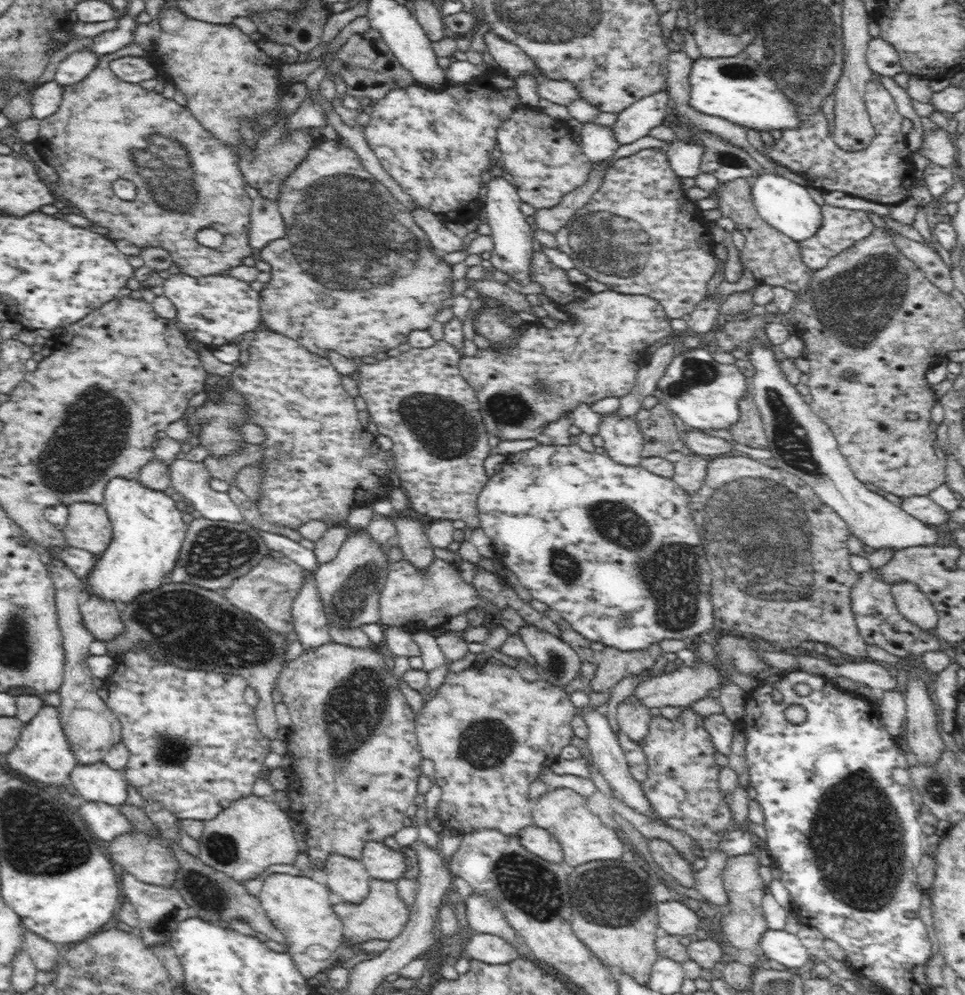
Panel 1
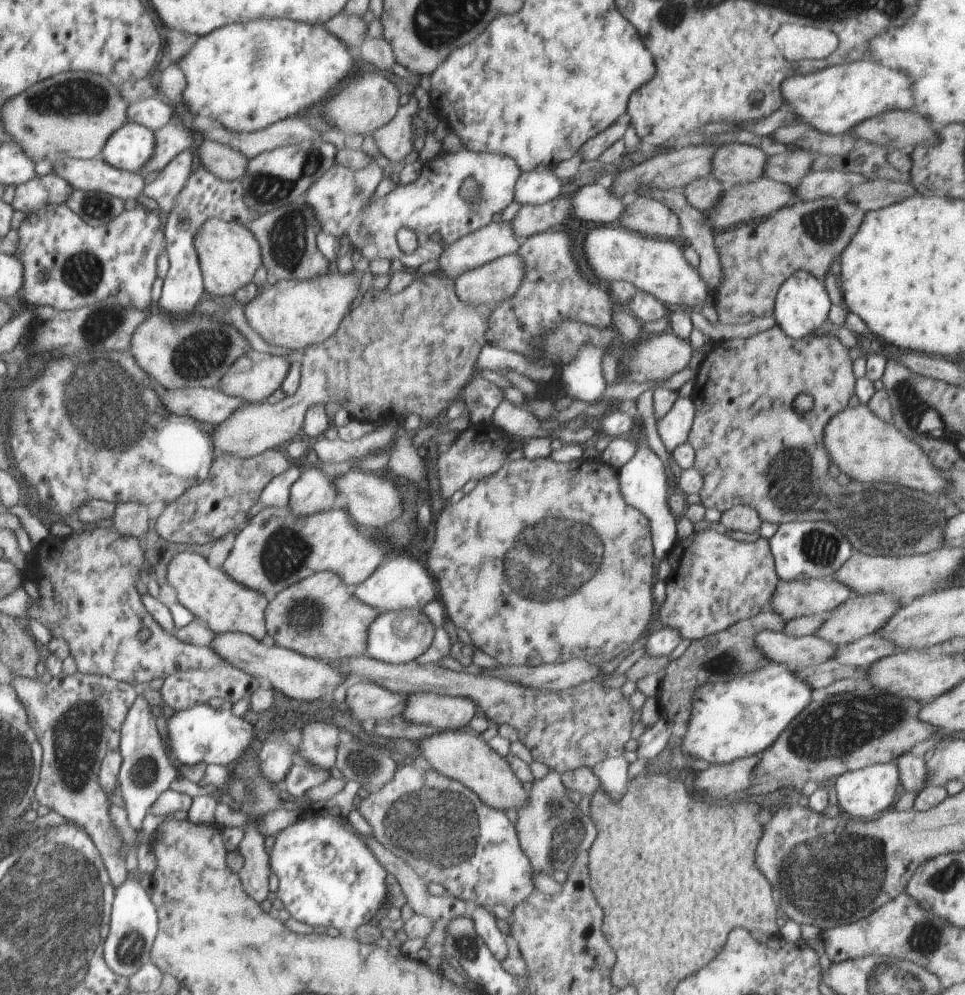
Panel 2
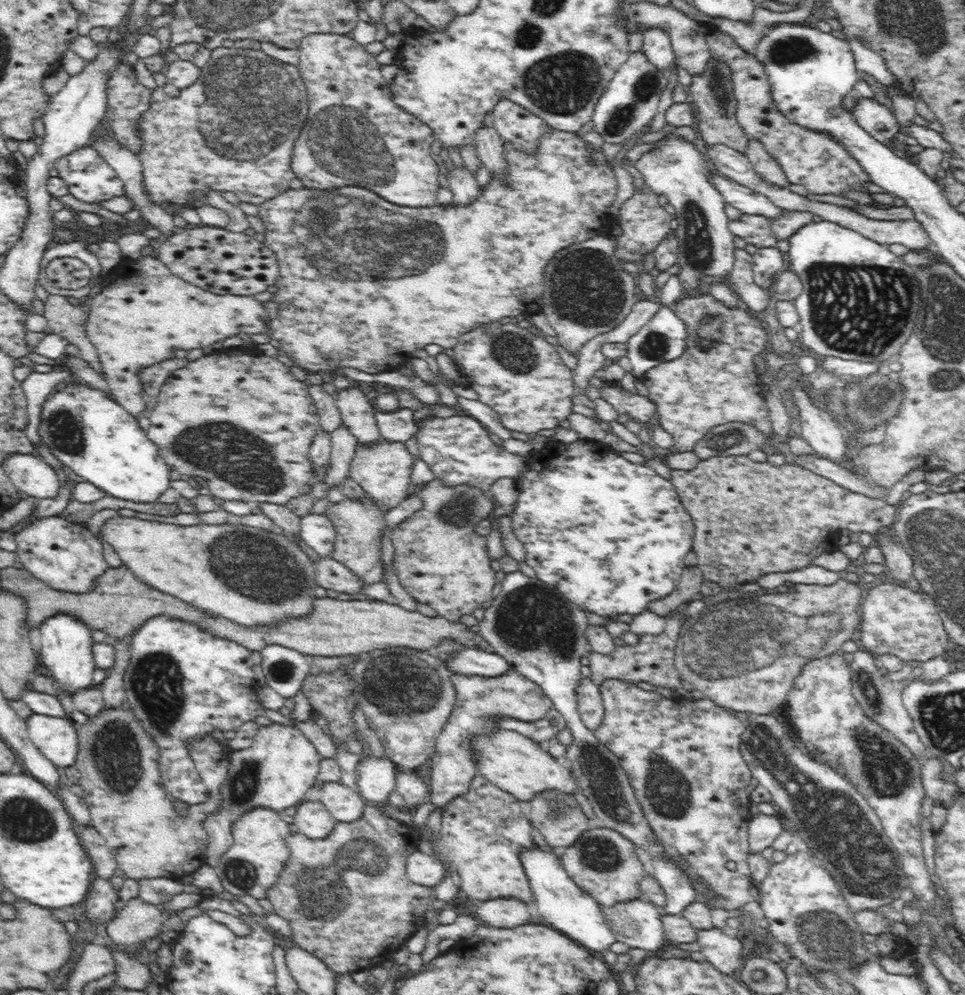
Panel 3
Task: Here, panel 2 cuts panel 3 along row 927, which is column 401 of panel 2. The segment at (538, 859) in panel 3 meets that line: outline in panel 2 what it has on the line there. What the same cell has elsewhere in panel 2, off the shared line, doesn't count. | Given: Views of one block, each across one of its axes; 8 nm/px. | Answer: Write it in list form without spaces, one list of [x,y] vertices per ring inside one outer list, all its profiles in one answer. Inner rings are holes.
[[[392,550],[384,556],[380,568],[355,587],[354,598],[376,608],[378,614],[398,609],[422,609],[436,596],[436,584],[434,584],[434,578],[430,573],[424,568],[424,564],[418,558],[410,556],[409,552]]]

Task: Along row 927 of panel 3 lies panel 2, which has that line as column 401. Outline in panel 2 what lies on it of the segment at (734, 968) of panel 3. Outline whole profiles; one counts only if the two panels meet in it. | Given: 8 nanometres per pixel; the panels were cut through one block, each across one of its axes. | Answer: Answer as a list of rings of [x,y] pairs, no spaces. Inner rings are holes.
[[[419,692],[408,695],[399,715],[407,724],[457,729],[466,726],[478,713],[476,702],[470,698]]]

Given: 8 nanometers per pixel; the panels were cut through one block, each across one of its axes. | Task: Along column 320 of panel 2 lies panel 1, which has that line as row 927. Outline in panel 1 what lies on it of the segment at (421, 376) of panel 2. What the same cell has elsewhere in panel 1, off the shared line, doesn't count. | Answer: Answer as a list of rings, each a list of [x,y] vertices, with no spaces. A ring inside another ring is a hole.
[[[371,877],[369,893],[359,903],[344,903],[335,900],[333,910],[342,921],[343,934],[352,944],[369,940],[392,940],[396,938],[409,921],[410,911],[398,894],[397,881],[382,881]]]

